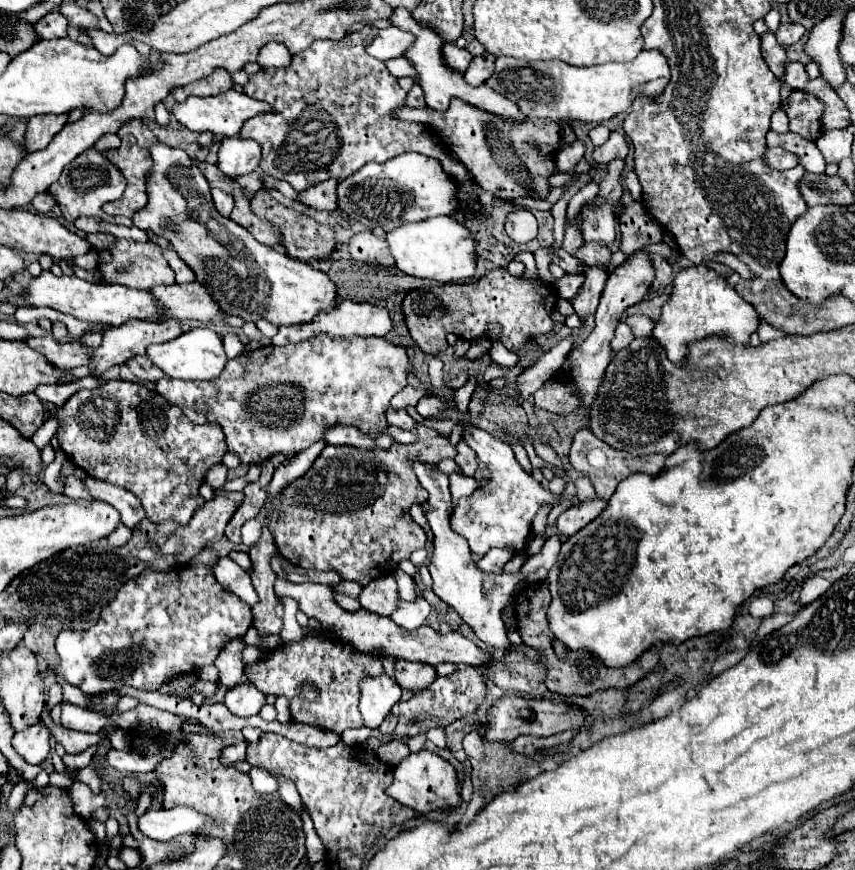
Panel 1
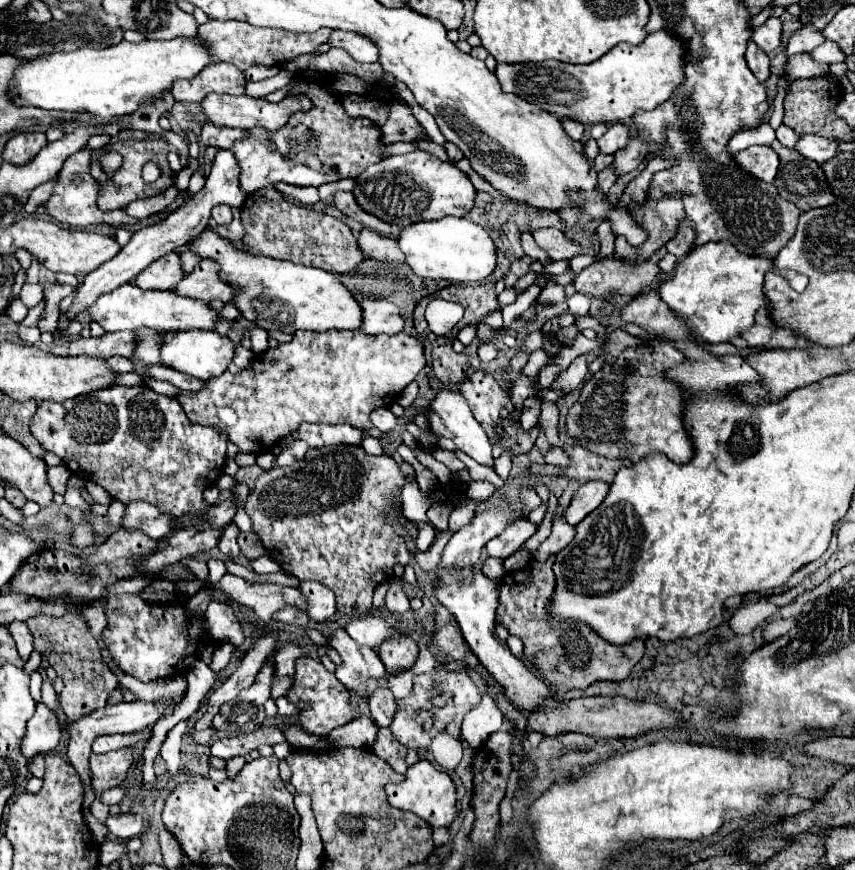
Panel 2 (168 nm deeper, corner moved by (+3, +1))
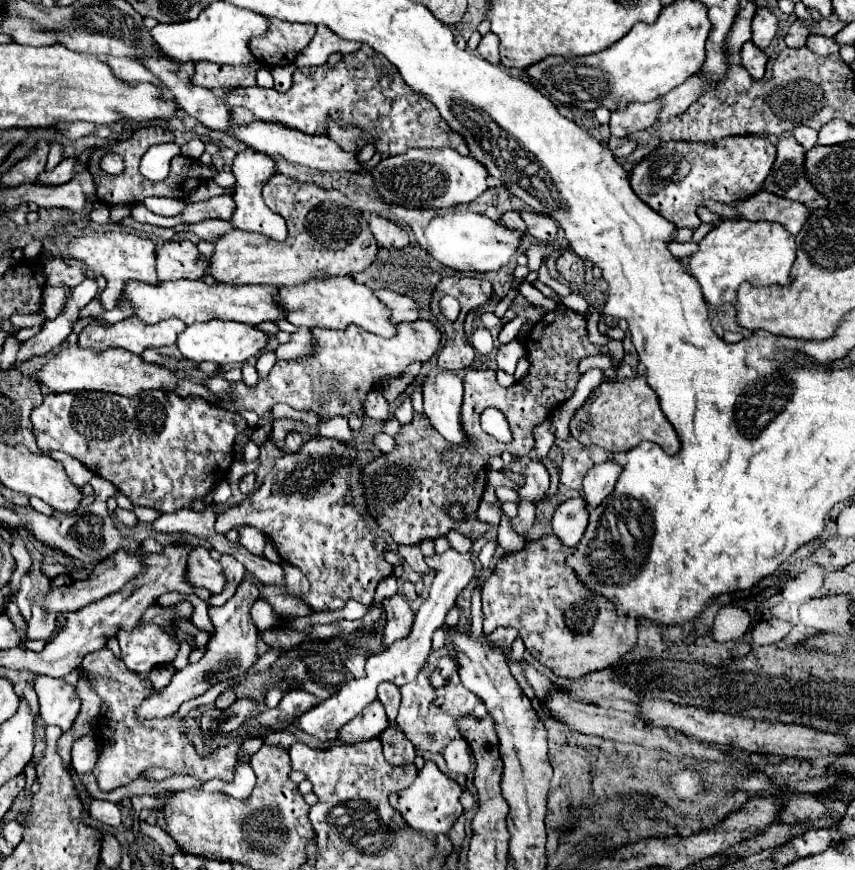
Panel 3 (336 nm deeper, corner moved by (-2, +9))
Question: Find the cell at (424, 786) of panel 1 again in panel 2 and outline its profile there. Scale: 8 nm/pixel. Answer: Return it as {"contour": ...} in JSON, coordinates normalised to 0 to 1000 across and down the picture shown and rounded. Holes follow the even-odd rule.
{"contour":[[[490,874],[488,878],[483,878],[476,885],[474,897],[467,899],[467,901],[450,903],[450,910],[453,910],[453,922],[460,929],[469,929],[471,933],[481,933],[481,936],[495,940],[504,952],[525,949],[532,943],[532,938],[535,938],[535,929],[532,929],[535,915],[532,915],[530,897],[520,887],[513,887],[499,874]]]}

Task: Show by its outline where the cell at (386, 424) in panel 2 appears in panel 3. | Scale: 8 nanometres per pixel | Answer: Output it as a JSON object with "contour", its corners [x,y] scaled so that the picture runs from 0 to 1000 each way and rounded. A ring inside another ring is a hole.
{"contour":[[[442,448],[430,453],[428,476],[433,480],[437,480],[437,483],[454,483],[454,478],[456,478],[456,464],[454,464],[454,460]]]}

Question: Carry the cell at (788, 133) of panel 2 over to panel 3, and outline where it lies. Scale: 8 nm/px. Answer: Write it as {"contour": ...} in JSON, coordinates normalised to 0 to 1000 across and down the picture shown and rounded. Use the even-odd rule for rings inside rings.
{"contour":[[[936,143],[936,145],[931,145],[931,147],[926,149],[926,156],[929,156],[943,172],[947,172],[947,170],[954,168],[954,156],[957,156],[957,152],[950,149],[950,147],[945,147],[945,145],[940,145],[940,143]]]}

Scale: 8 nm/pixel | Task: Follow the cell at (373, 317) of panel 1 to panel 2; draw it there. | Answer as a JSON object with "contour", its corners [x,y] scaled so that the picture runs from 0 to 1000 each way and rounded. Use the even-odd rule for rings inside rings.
{"contour":[[[427,345],[425,354],[425,372],[422,379],[427,384],[467,384],[471,379],[471,366],[467,354],[455,345]]]}

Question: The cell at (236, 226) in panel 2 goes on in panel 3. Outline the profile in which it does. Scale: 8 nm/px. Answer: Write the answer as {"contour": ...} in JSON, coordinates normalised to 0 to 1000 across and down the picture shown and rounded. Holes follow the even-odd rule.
{"contour":[[[236,253],[236,255],[222,260],[222,264],[227,269],[232,269],[236,276],[253,276],[253,274],[262,271],[264,267],[269,267],[271,262],[274,262],[271,255],[264,255],[264,253]]]}

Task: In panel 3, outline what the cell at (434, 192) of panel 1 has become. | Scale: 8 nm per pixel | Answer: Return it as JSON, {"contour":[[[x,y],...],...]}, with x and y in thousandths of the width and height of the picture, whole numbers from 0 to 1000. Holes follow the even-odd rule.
{"contour":[[[482,170],[465,179],[449,182],[435,198],[437,214],[451,232],[463,232],[473,239],[517,244],[531,237],[550,234],[568,221],[568,193],[552,184],[552,179],[538,179],[529,170]]]}

